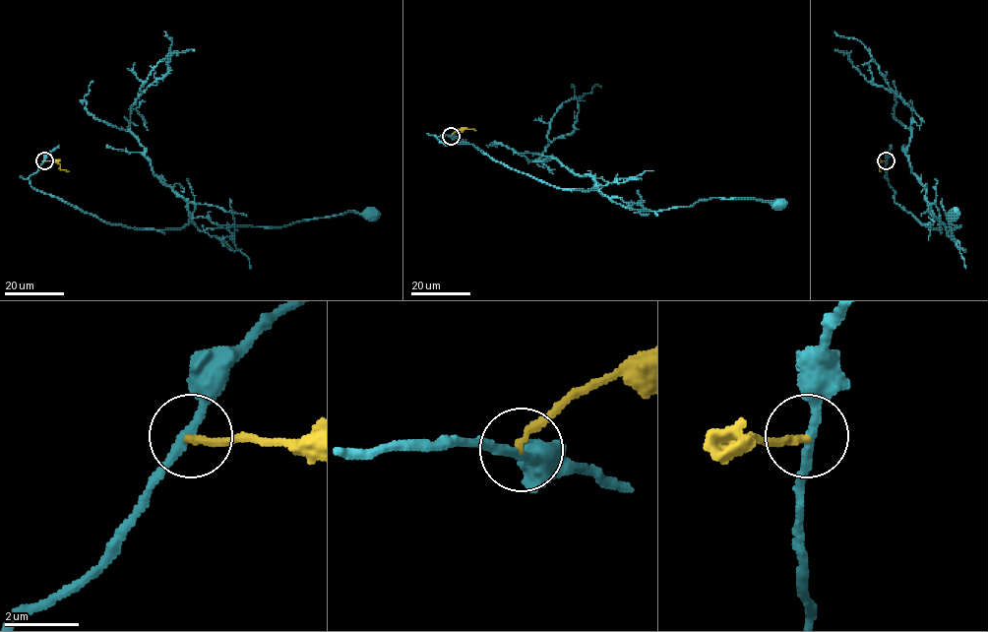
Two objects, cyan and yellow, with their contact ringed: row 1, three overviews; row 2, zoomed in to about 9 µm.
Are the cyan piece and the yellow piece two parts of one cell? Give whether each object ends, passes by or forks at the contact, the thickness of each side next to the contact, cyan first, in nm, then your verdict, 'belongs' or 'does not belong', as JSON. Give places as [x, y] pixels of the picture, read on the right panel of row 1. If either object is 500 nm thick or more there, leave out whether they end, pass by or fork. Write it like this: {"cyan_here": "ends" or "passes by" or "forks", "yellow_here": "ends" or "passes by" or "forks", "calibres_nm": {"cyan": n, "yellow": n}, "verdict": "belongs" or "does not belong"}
{"cyan_here": "passes by", "yellow_here": "ends", "calibres_nm": {"cyan": 240, "yellow": 200}, "verdict": "does not belong"}

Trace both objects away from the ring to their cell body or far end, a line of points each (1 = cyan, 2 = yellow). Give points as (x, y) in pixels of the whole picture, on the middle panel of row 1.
1: (451, 136), (436, 136), (472, 144), (557, 187), (596, 190), (631, 209), (689, 207), (710, 198), (777, 205)
2: (451, 136), (456, 132), (475, 130)

